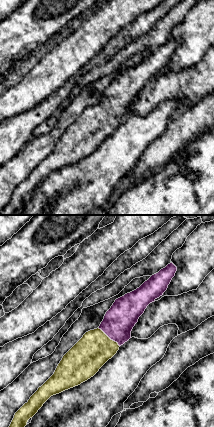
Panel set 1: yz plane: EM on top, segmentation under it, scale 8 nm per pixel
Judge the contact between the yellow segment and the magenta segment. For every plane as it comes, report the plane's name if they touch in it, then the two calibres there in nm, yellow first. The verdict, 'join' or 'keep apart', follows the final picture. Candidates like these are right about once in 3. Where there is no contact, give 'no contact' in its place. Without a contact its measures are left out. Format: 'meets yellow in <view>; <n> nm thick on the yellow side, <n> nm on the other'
meets yellow in yz; 280 nm thick on the yellow side, 240 nm on the other

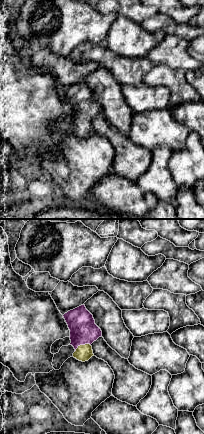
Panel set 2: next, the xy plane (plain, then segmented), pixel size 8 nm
meets yellow in xy; 130 nm thick on the yellow side, 220 nm on the other

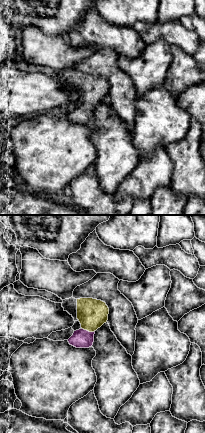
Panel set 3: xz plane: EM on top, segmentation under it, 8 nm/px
meets yellow in xz; 240 nm thick on the yellow side, 150 nm on the other

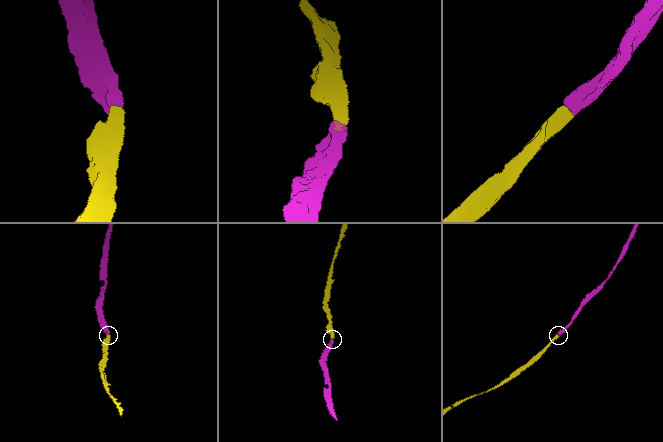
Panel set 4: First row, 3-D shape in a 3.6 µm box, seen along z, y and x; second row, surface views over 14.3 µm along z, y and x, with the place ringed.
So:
join

